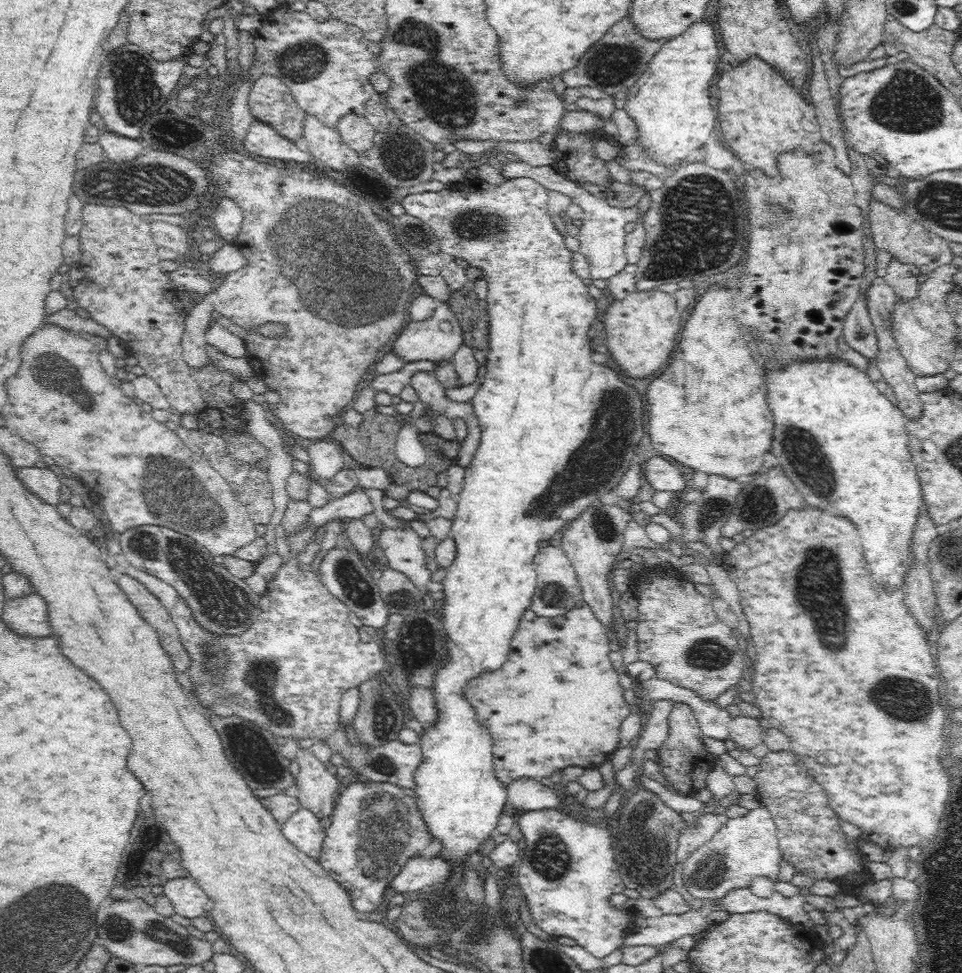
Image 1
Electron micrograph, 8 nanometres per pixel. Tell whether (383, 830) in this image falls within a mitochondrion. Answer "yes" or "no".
yes

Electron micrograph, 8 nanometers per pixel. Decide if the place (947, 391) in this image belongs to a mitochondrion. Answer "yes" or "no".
no

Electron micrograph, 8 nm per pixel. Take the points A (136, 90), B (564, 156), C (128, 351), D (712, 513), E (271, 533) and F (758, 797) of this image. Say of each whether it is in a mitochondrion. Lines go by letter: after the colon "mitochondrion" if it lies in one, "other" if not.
A: mitochondrion
B: other
C: other
D: mitochondrion
E: other
F: other

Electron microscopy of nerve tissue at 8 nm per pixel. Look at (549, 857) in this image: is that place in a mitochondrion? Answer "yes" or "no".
yes

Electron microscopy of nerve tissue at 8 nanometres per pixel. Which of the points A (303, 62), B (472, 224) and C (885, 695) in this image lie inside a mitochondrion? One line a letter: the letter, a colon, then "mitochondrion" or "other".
A: mitochondrion
B: mitochondrion
C: mitochondrion

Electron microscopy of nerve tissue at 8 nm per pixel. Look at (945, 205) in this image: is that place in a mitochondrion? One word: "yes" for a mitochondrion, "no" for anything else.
yes

